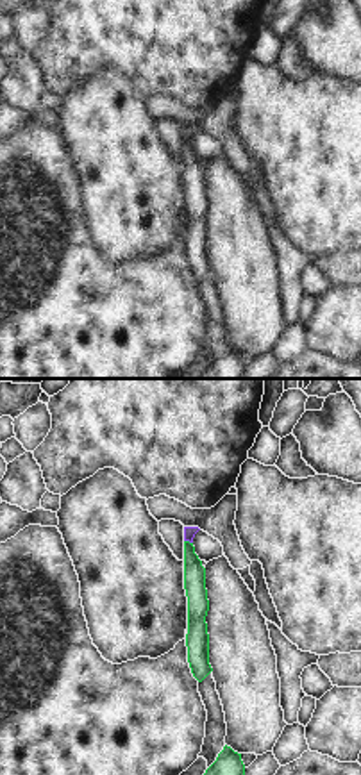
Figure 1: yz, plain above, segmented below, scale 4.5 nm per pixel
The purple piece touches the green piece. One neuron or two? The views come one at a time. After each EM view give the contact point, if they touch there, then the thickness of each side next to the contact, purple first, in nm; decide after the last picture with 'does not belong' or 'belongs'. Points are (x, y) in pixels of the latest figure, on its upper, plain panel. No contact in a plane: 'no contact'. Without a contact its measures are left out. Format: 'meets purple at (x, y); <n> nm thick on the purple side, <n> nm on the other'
meets purple at (188, 140); 50 nm thick on the purple side, 100 nm on the other

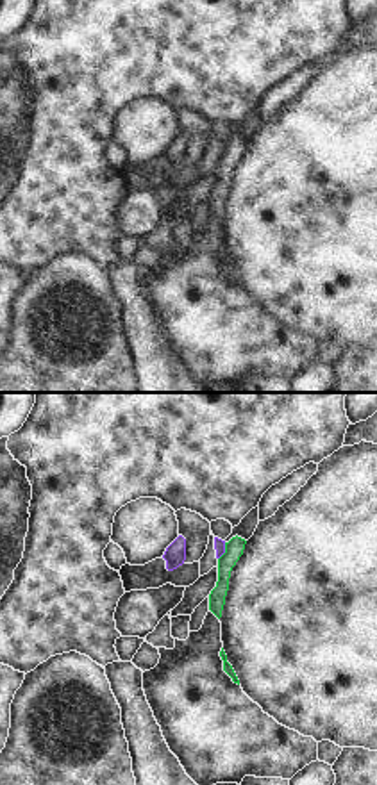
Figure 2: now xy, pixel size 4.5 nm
meets purple at (224, 152); 50 nm thick on the purple side, 80 nm on the other

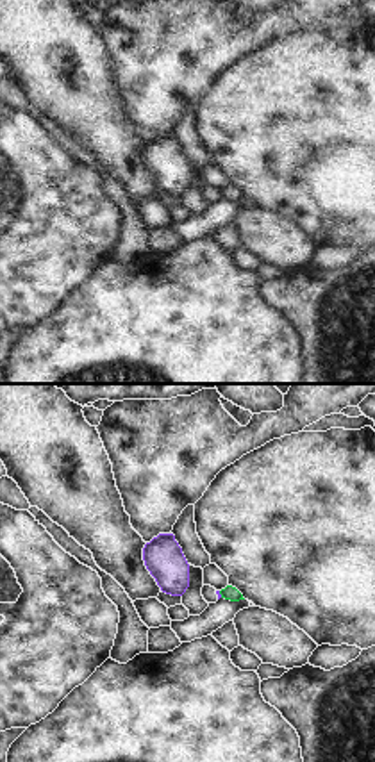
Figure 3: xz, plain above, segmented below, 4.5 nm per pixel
meets purple at (220, 195); 20 nm thick on the purple side, 70 nm on the other

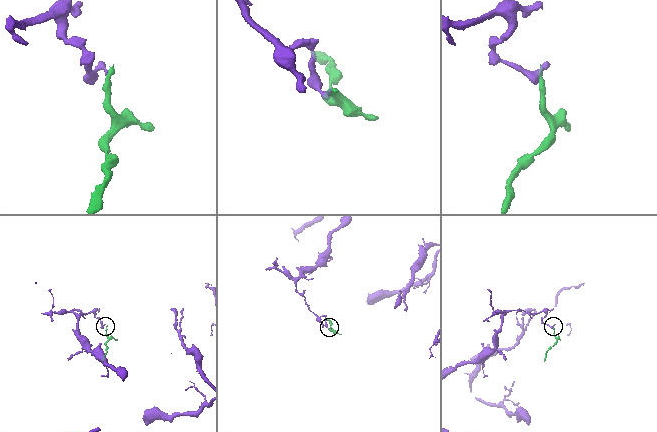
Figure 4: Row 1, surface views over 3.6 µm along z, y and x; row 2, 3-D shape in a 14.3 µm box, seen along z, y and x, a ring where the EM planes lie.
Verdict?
does not belong

